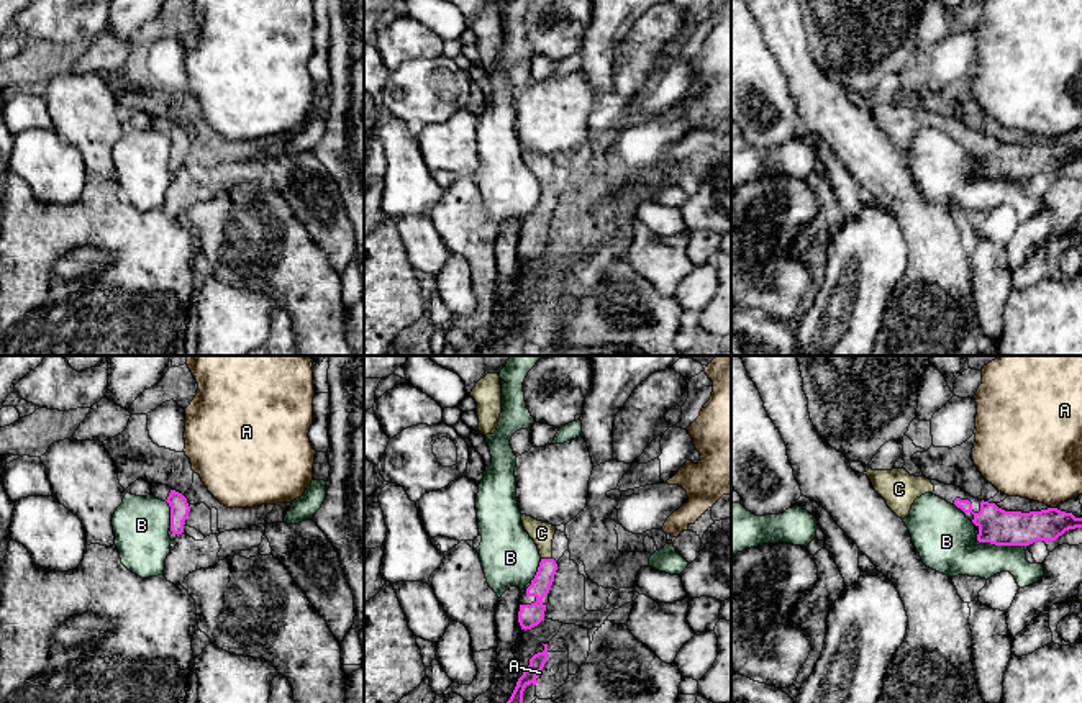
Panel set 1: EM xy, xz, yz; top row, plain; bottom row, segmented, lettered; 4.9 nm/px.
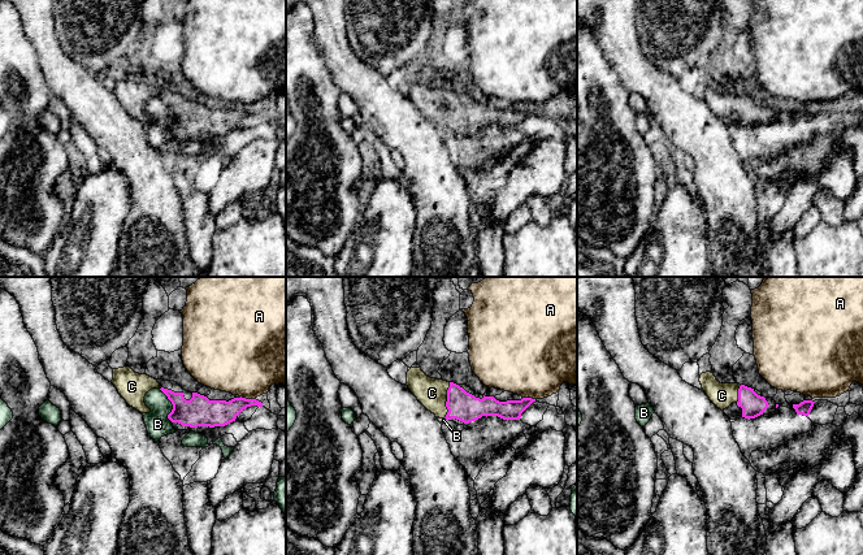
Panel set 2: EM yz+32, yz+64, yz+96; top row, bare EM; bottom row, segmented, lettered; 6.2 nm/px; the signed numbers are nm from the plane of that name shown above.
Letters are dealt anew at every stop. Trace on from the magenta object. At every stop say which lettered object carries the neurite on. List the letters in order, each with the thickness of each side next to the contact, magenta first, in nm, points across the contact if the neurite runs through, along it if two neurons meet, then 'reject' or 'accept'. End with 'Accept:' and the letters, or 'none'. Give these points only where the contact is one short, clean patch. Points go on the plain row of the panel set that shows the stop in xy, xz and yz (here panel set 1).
A: 180/400 nm | reject
B: 180/280 nm | reject
C: 100/110 nm | across xz (540, 220), (546, 204), (546, 192), (541, 166) | accept
Accept: C

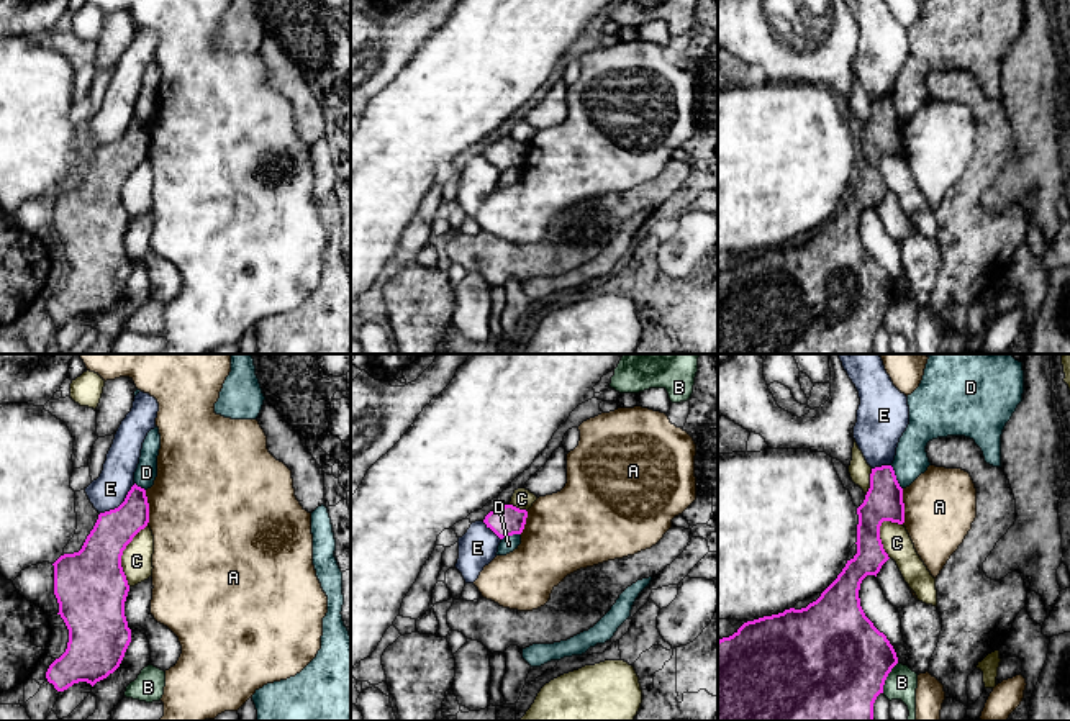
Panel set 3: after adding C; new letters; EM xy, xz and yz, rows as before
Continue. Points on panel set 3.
A: 190/500 nm | reject
B: 500/160 nm | reject
C: 360/160 nm | reject
D: 190/160 nm | along yz (890, 99), (902, 122) | reject
E: 190/170 nm | reject
Accept: none

